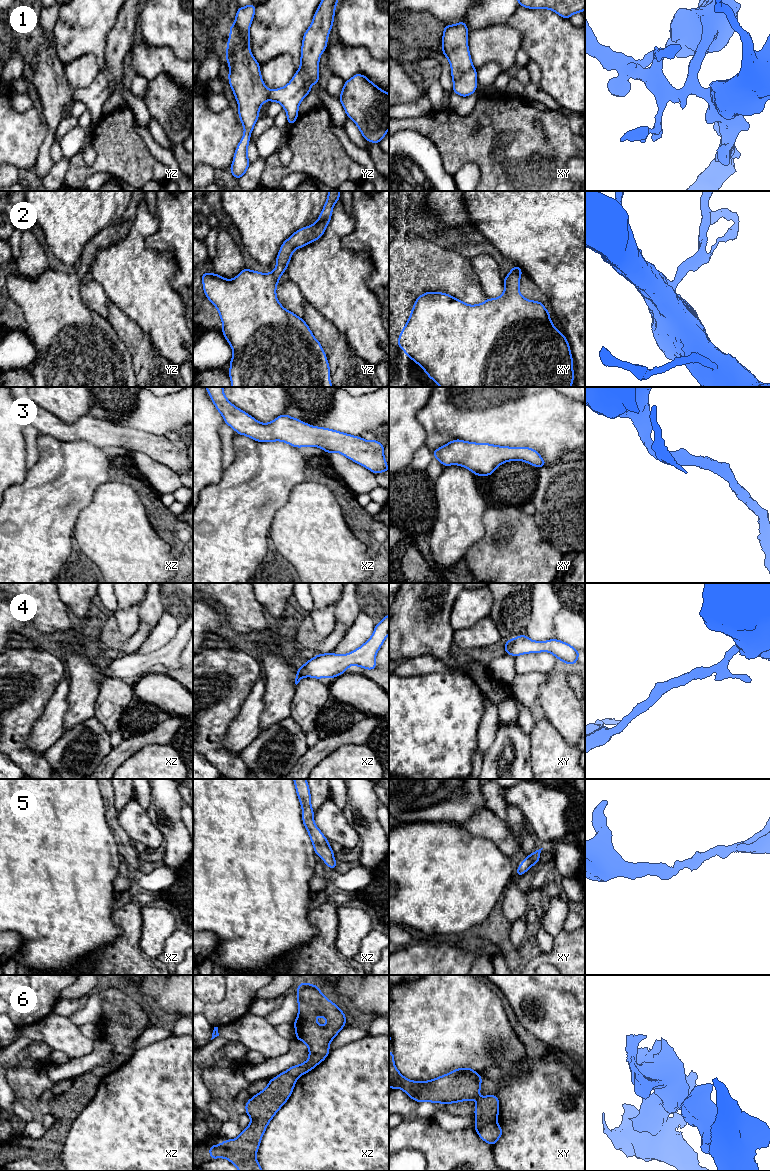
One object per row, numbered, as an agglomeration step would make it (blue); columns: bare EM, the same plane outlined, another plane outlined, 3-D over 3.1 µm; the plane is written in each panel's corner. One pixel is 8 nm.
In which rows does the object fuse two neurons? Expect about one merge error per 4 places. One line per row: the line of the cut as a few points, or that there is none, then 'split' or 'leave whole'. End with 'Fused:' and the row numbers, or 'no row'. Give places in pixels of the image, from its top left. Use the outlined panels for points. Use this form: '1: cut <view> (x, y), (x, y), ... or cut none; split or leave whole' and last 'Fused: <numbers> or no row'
1: cut none; leave whole
2: cut none; leave whole
3: cut none; leave whole
4: cut none; leave whole
5: cut none; leave whole
6: cut xy (495, 1121), (484, 1125), (477, 1131); split
Fused: 6

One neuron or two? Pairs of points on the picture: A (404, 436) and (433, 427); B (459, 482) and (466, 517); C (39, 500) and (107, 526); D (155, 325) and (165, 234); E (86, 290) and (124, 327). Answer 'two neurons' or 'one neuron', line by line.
A: two neurons
B: one neuron
C: two neurons
D: two neurons
E: two neurons

